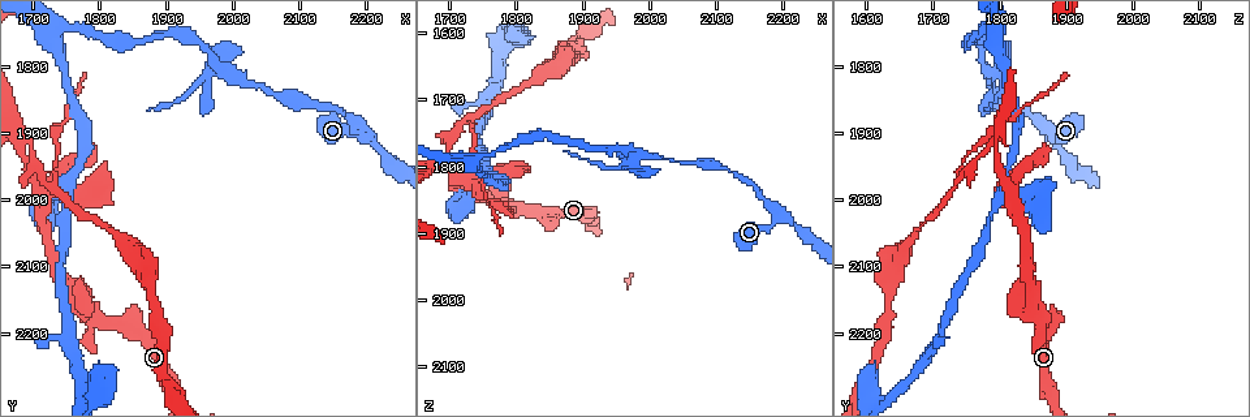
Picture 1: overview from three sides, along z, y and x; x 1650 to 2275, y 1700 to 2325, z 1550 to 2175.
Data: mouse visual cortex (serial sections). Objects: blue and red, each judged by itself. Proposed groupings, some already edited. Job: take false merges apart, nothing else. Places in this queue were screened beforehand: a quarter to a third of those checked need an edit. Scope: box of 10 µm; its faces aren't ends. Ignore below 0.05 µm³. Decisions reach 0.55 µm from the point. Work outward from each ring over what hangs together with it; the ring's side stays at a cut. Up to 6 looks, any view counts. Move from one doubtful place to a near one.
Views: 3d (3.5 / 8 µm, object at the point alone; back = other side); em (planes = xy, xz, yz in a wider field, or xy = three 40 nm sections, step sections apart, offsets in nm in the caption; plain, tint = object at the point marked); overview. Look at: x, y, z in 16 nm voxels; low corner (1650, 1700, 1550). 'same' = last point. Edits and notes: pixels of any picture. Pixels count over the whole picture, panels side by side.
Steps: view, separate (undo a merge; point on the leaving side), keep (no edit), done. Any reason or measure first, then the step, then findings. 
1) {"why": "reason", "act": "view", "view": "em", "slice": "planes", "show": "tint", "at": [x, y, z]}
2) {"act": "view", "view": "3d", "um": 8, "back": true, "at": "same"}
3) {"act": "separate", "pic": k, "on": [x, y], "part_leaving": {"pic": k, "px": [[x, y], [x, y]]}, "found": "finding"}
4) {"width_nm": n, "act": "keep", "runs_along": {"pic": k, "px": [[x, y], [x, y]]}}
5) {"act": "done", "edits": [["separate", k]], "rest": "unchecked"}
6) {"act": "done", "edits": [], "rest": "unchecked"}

{"why": "arms part here", "act": "view", "view": "3d", "um": 8, "back": true, "at": [1980, 1810, 1785]}

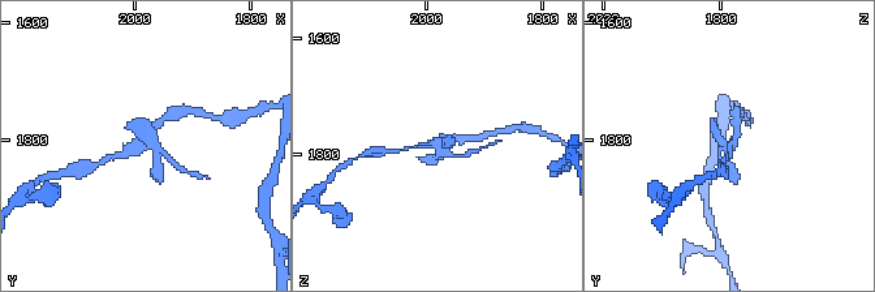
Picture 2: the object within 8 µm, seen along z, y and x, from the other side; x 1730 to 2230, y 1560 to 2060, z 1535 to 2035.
{"why": "now the EM", "act": "view", "view": "em", "slice": "xy", "step": 3, "show": "tint", "at": "same"}

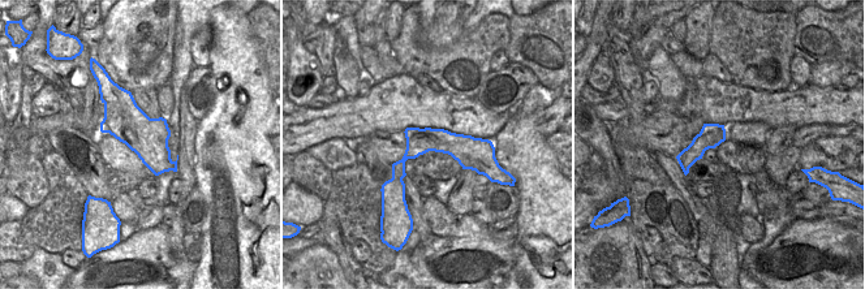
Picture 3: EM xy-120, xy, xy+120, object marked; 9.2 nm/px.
{"act": "separate", "pic": 2, "on": [138, 125], "found": "a second cell is stuck on"}

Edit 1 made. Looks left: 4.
{"why": "sharp bend", "act": "view", "view": "3d", "um": 3.5, "at": [1735, 1745, 1795]}

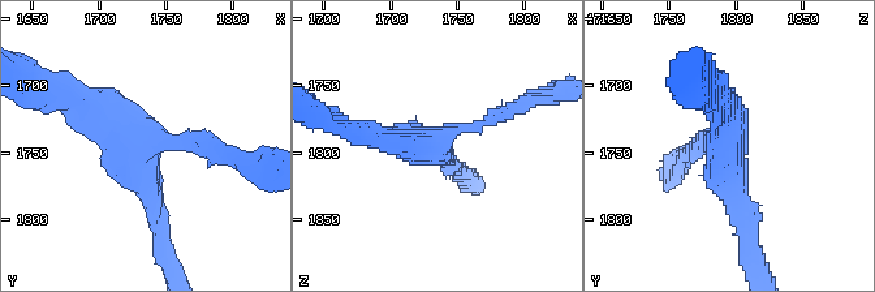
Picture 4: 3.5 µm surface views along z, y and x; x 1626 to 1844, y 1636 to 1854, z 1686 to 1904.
{"arms": 3, "arm_widths_nm": [150, 300, 300], "act": "view", "view": "em", "slice": "xy", "step": 3, "show": "tint", "at": [1732, 1744, 1792]}

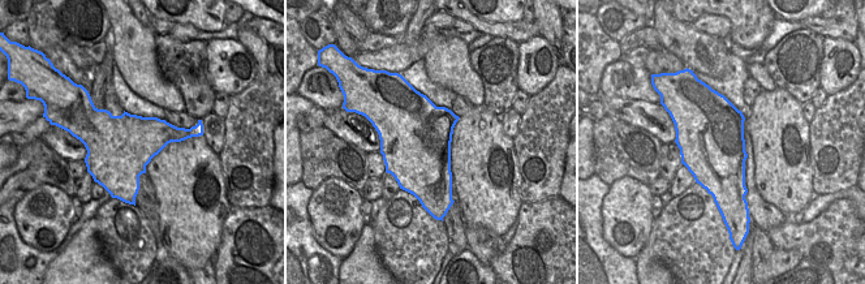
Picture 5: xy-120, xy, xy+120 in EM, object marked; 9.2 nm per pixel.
{"why": "cut it another way", "act": "view", "view": "em", "slice": "xy", "step": 1, "show": "tint", "at": "same"}

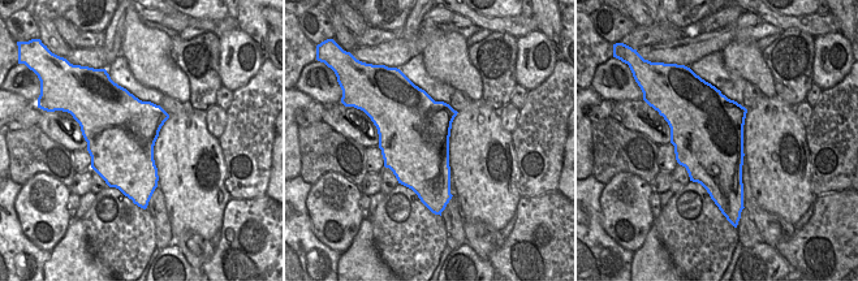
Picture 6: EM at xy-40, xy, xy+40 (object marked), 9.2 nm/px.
{"act": "keep", "runs_along": {"pic": 4, "px": [[218, 147], [142, 144], [158, 223]]}, "found": "all the same cell"}

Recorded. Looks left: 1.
{"act": "done", "edits": [["separate", 2]], "rest": "unchecked"}

